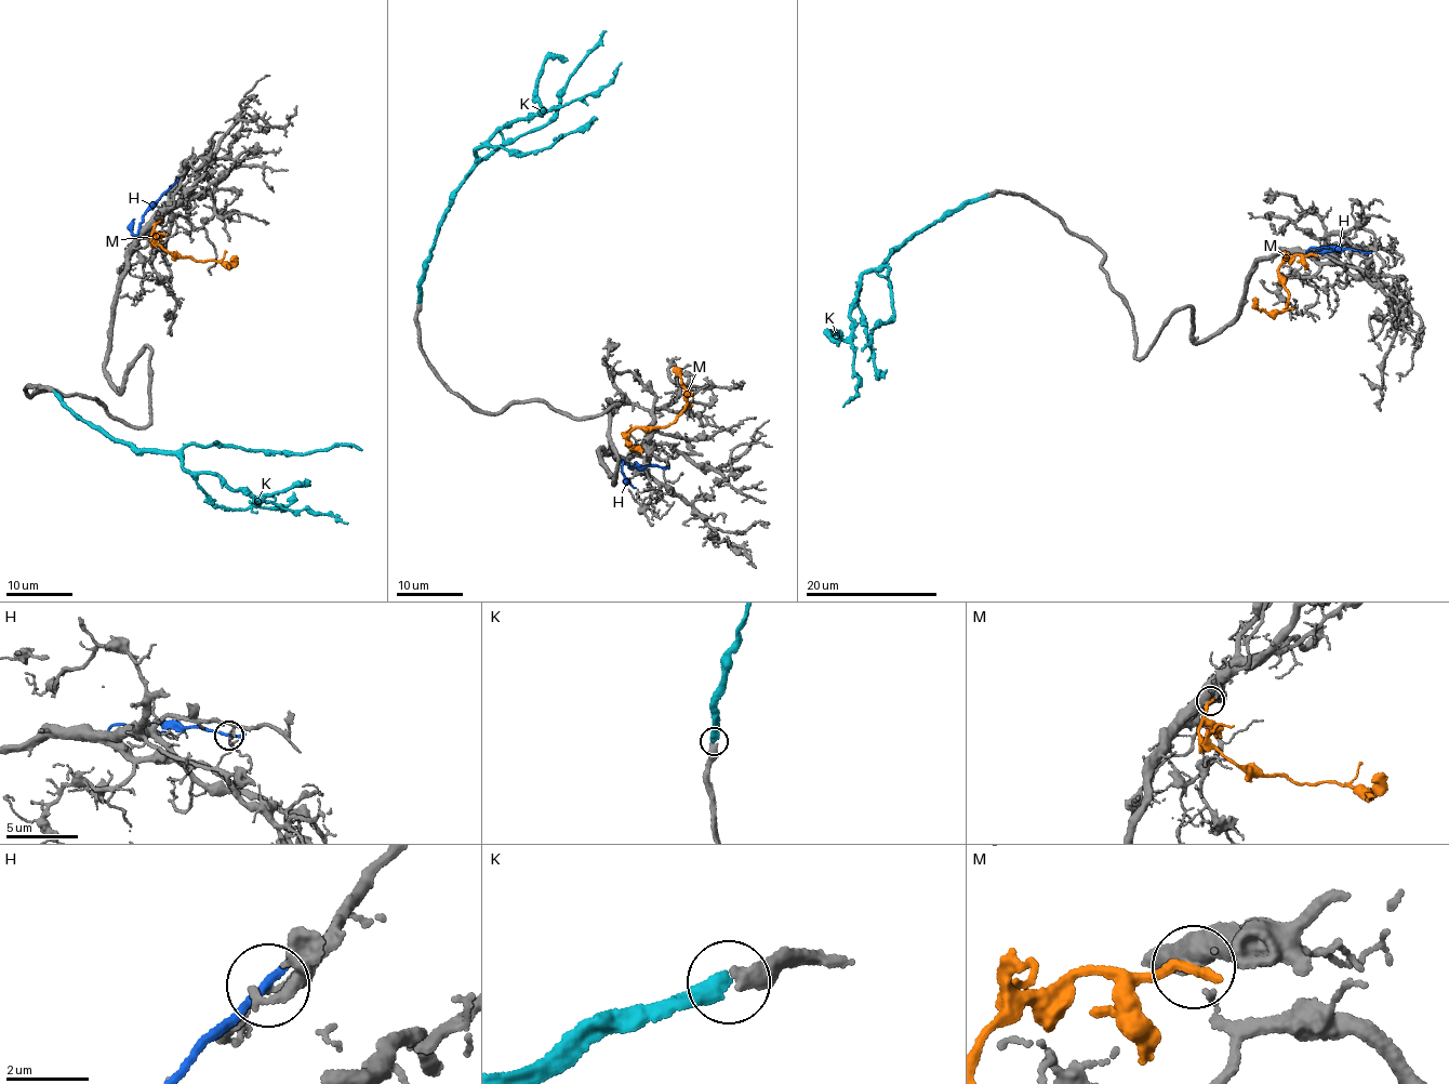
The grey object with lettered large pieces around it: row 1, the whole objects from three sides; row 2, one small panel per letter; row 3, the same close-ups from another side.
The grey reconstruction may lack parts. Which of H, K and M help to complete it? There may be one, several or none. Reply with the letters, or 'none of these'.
K

